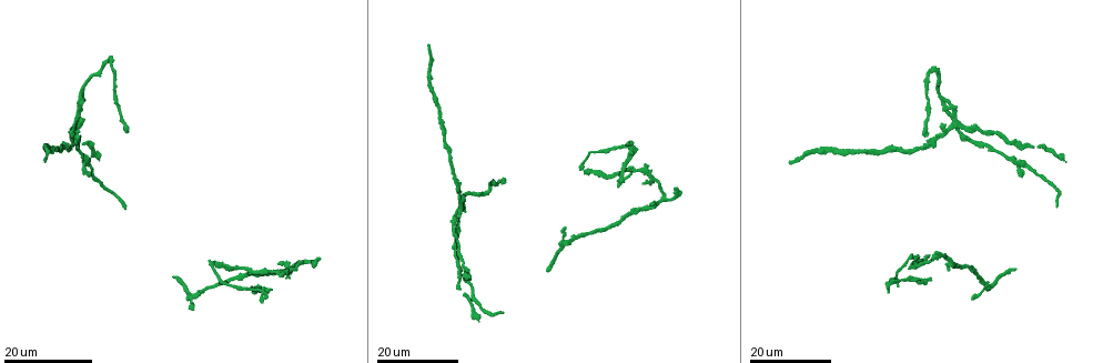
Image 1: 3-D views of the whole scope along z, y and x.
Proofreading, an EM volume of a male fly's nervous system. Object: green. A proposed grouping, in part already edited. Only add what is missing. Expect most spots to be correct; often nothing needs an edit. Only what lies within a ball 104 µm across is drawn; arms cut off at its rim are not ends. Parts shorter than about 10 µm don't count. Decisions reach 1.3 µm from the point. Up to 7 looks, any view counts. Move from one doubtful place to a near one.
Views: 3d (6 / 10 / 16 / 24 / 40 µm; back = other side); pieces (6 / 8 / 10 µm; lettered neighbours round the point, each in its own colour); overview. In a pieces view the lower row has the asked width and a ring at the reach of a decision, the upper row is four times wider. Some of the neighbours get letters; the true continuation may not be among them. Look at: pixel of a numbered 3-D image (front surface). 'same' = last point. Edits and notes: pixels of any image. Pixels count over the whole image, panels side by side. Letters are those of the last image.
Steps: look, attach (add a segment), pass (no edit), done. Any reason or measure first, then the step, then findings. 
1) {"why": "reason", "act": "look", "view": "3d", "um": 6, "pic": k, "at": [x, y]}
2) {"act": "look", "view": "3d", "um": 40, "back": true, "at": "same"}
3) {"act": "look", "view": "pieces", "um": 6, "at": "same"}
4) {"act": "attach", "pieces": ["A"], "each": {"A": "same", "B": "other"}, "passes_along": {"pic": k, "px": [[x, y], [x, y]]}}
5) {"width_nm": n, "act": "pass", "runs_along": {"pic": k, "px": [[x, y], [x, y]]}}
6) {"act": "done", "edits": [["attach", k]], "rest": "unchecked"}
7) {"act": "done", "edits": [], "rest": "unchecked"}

{"why": "branch stops here", "act": "look", "view": "3d", "um": 16, "pic": 1, "at": [790, 161]}

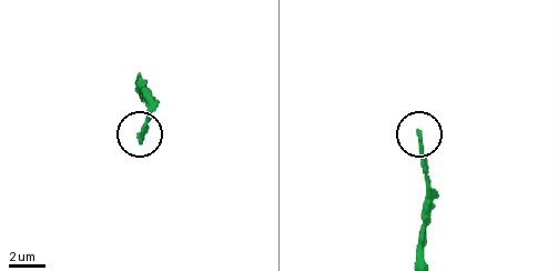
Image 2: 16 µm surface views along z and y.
{"act": "look", "view": "pieces", "um": 8, "pic": 2, "at": [418, 129]}

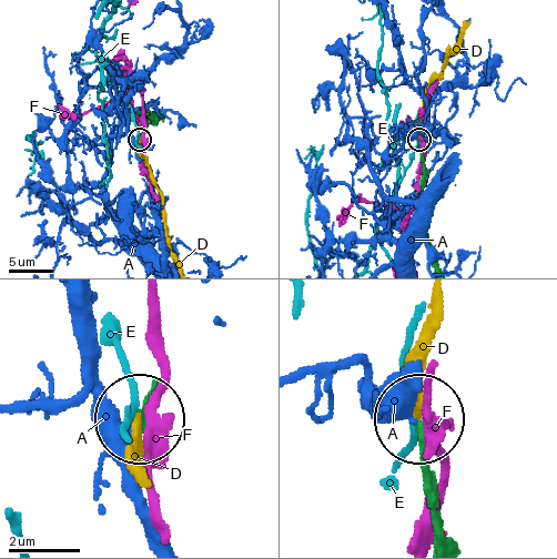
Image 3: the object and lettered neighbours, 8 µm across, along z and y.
{"act": "attach", "pieces": ["D"], "each": {"A": "other", "D": "same", "E": "other", "F": "other"}, "found": "it goes on there"}

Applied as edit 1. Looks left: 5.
{"why": "an open end", "act": "look", "view": "3d", "um": 24, "pic": 1, "at": [79, 120]}

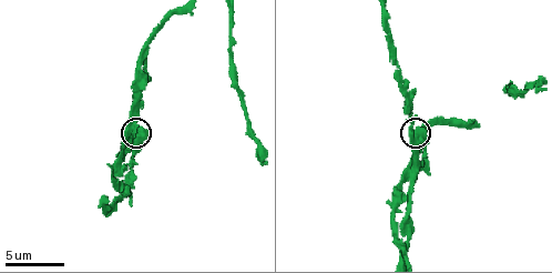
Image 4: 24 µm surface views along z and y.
{"act": "look", "view": "pieces", "um": 8, "pic": 4, "at": [142, 128]}

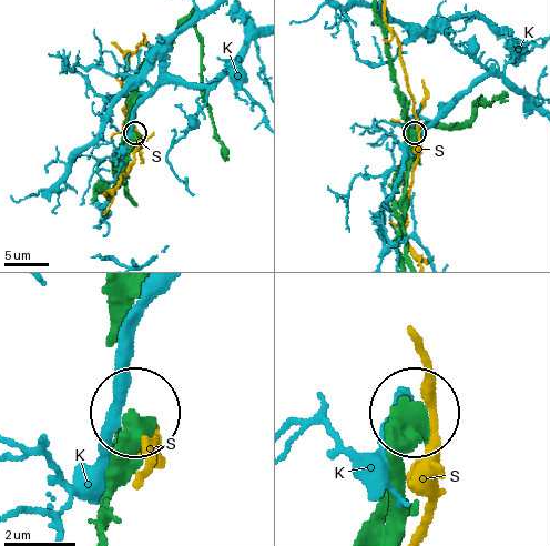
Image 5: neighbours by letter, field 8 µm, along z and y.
{"act": "pass", "each": {"K": "other", "S": "other"}, "found": "no lettered segment goes on from it"}

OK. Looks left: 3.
{"why": "branch stops here", "act": "look", "view": "3d", "um": 16, "pic": 1, "at": [125, 132]}

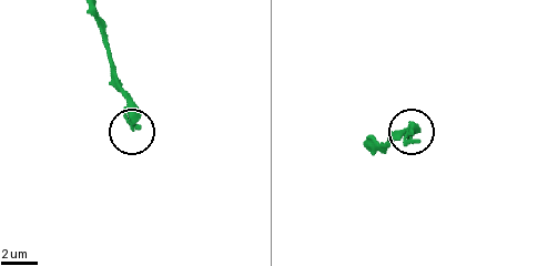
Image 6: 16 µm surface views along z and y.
{"why": "what lies round it", "act": "look", "view": "pieces", "um": 10, "pic": 6, "at": [417, 139]}

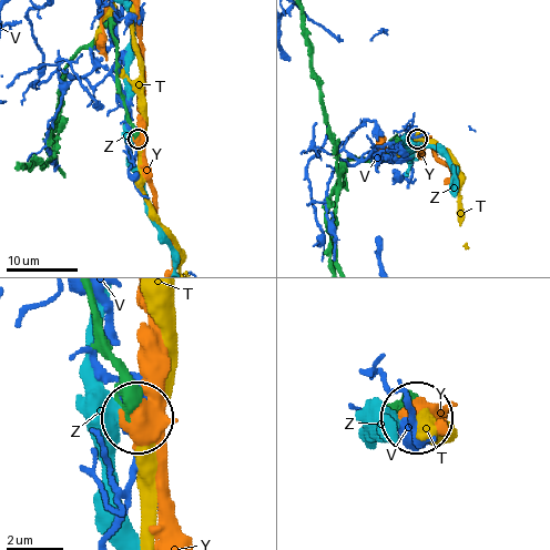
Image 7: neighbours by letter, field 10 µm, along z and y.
{"act": "pass", "each": {"T": "other", "V": "other", "Y": "other", "Z": "other"}, "runs_along": {"pic": 7, "px": [[112, 34], [118, 88], [136, 139]]}, "found": "none of them fits"}

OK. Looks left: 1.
{"act": "done", "edits": [["attach", 3]], "rest": "unchecked"}

